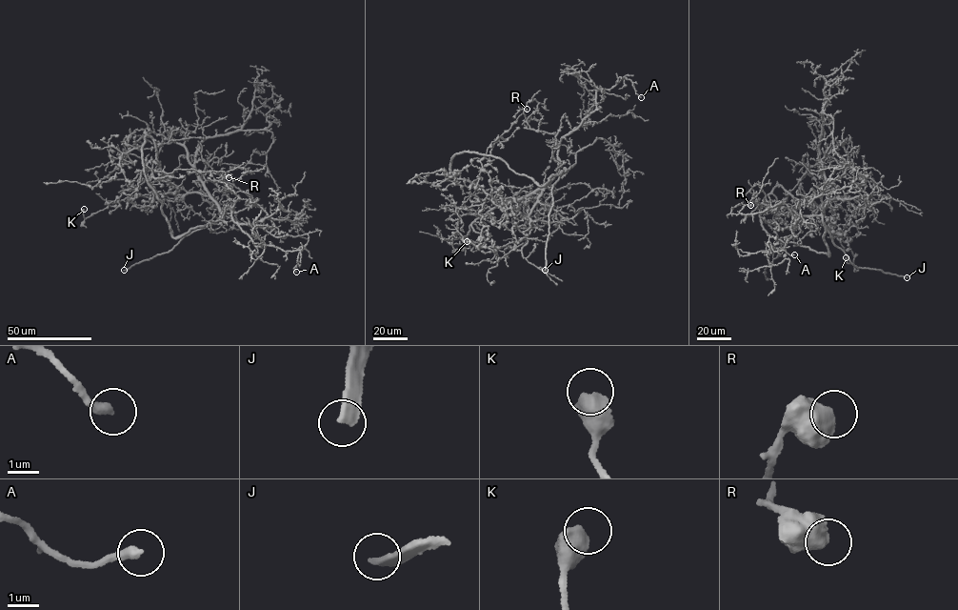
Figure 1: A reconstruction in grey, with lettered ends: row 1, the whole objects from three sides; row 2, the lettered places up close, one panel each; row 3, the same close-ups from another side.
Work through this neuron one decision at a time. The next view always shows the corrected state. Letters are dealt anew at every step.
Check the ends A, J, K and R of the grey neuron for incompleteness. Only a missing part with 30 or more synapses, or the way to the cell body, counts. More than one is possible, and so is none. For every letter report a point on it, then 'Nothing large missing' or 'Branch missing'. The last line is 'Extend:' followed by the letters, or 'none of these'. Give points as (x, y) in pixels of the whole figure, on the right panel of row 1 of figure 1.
A: Place: (794, 254). Nothing large missing
J: Place: (907, 277). Branch missing
K: Place: (846, 257). Nothing large missing
R: Place: (750, 205). Nothing large missing
Extend: J

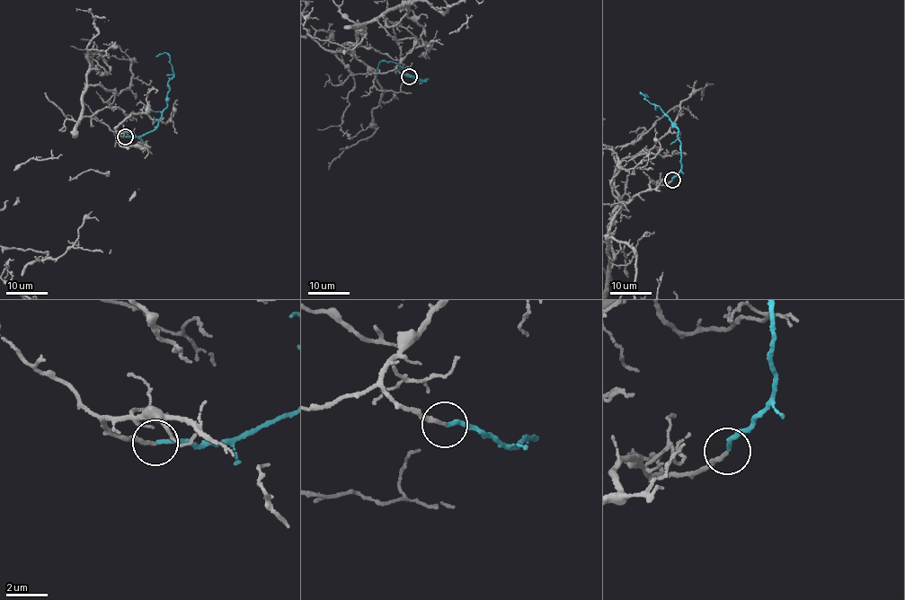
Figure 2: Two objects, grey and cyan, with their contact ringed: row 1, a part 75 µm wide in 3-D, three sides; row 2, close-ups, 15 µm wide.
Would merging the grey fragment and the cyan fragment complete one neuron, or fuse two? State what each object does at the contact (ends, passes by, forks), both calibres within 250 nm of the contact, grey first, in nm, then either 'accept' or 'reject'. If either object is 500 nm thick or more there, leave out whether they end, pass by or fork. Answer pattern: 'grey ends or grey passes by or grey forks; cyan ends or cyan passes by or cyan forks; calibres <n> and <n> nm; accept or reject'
grey ends; cyan ends; calibres 190 and 190 nm; accept

